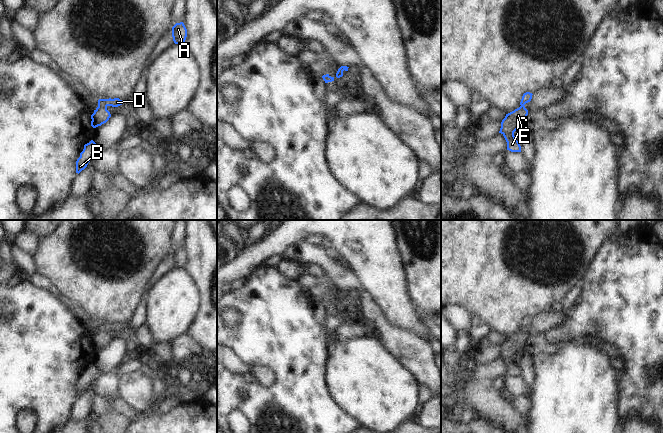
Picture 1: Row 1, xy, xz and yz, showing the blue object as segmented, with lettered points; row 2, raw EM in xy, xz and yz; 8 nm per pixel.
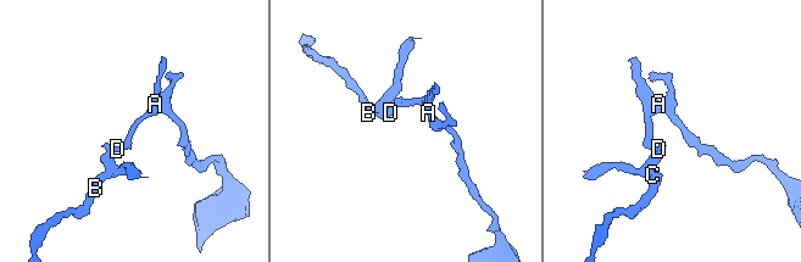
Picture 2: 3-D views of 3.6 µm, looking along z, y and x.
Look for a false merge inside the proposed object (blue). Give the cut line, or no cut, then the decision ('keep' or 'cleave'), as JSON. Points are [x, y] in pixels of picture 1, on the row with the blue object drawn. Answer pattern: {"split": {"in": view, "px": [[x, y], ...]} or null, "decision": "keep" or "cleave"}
{"split": {"in": "xy", "px": [[98, 105], [106, 107]]}, "decision": "cleave"}

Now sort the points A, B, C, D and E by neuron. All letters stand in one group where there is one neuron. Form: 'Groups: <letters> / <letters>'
Groups: A D / B C E.

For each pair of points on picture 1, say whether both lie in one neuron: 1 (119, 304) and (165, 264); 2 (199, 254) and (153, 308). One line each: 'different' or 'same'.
1: different
2: different

